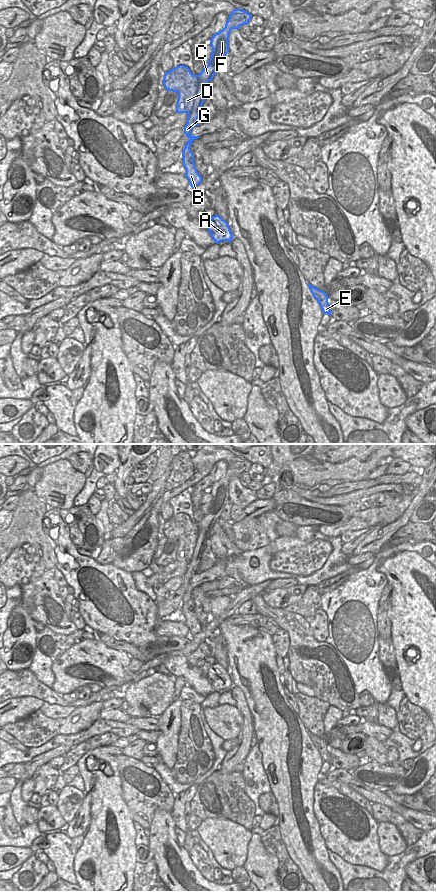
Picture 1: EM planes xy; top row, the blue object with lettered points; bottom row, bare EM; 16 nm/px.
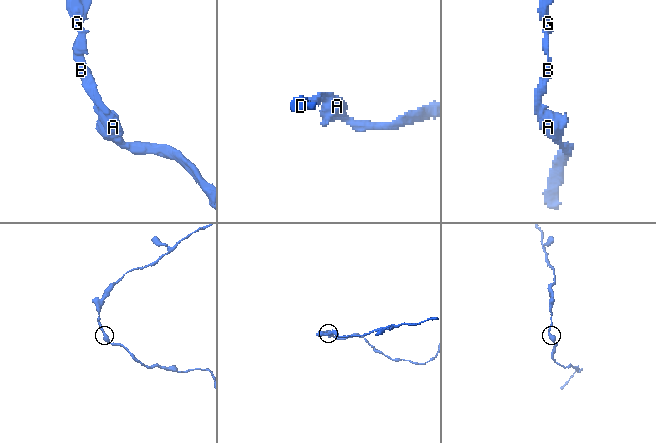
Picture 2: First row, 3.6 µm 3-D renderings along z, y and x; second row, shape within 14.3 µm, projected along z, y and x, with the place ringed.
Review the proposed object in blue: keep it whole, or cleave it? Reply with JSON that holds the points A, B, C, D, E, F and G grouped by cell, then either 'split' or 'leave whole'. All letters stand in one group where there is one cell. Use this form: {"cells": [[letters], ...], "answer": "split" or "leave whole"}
{"cells": [["A", "B", "D", "E"], ["C", "F", "G"]], "answer": "split"}

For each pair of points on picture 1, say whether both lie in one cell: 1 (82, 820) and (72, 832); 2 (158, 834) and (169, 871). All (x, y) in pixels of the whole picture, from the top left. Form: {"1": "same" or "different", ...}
{"1": "same", "2": "same"}

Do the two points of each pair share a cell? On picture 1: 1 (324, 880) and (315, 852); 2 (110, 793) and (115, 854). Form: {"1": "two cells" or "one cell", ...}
{"1": "one cell", "2": "one cell"}

